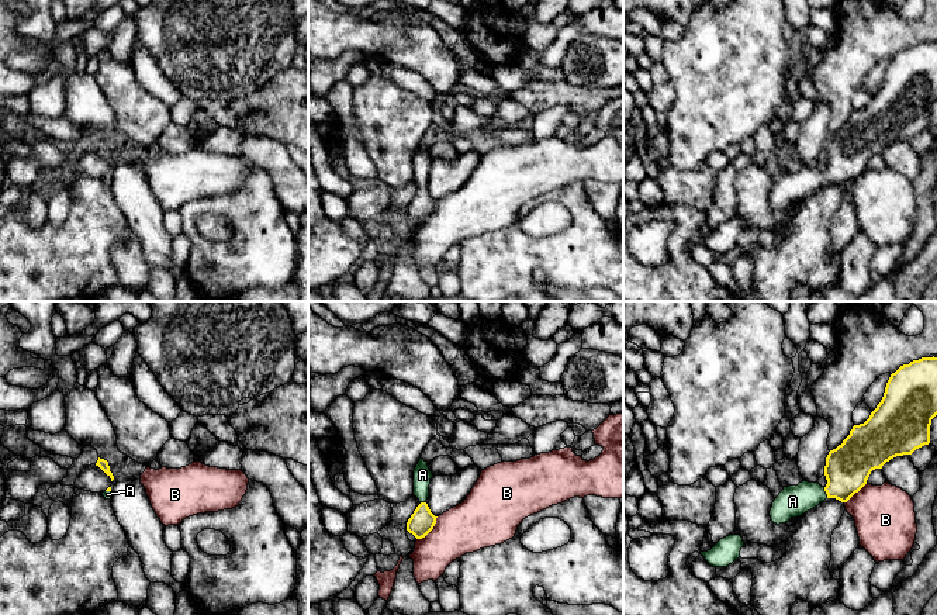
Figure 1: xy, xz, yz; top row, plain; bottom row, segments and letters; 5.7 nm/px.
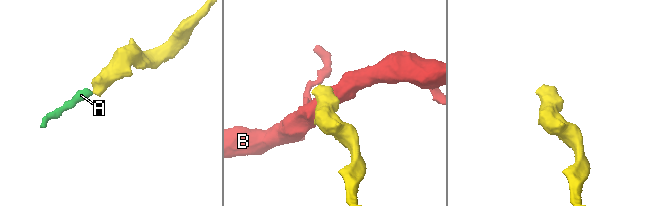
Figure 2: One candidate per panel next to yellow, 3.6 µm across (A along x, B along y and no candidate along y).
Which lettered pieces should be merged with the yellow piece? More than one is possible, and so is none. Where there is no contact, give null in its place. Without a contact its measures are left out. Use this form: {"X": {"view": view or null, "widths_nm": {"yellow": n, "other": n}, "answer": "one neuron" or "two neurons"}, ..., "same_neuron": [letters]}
{"A": {"view": "yz", "widths_nm": {"yellow": 260, "other": 180}, "answer": "one neuron"}, "B": {"view": "xz", "widths_nm": {"yellow": 140, "other": 280}, "answer": "two neurons"}, "same_neuron": ["A"]}

